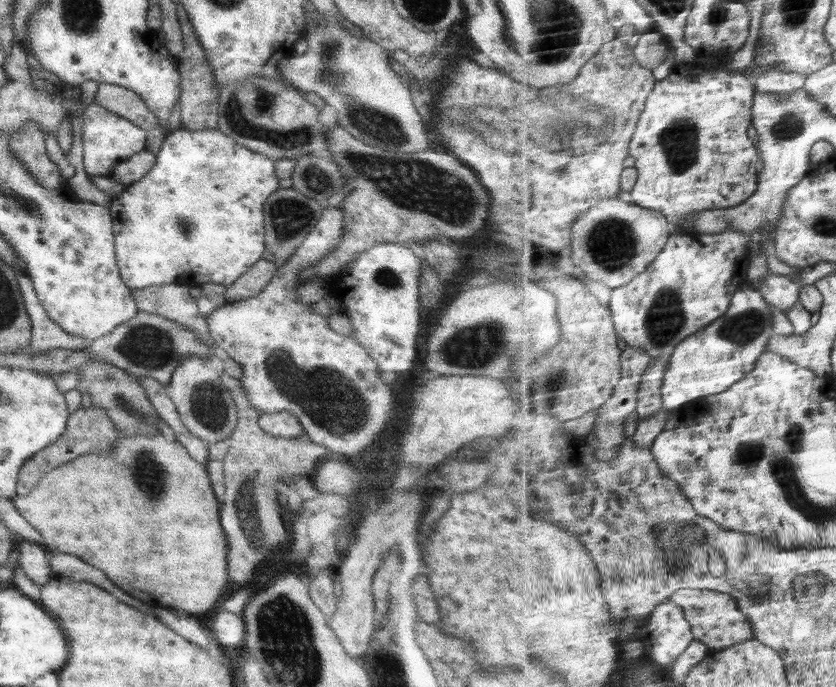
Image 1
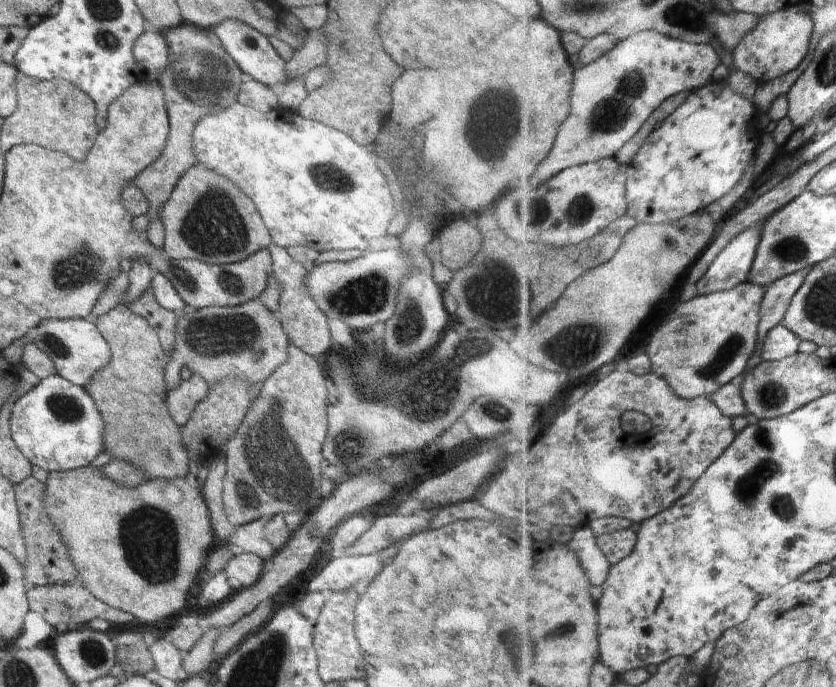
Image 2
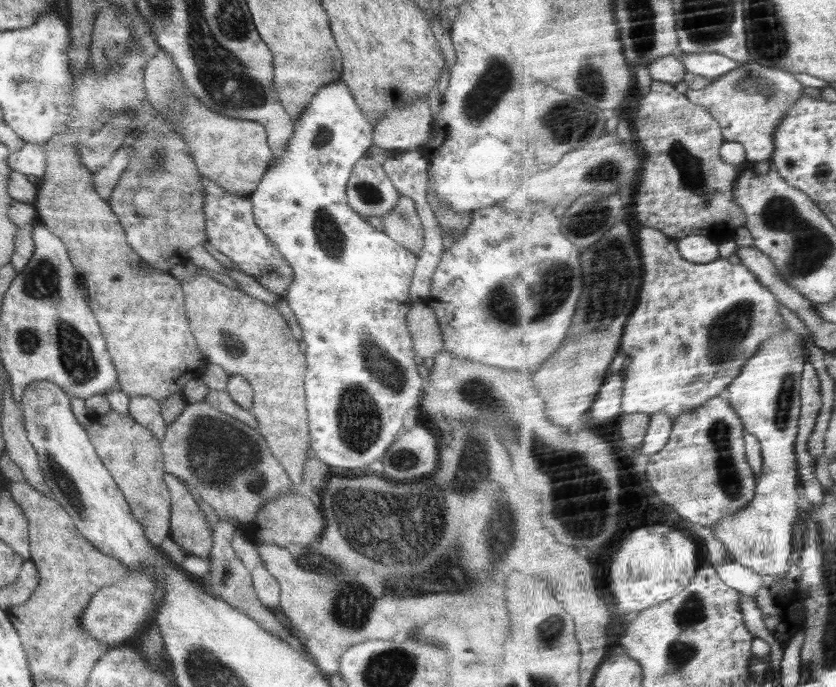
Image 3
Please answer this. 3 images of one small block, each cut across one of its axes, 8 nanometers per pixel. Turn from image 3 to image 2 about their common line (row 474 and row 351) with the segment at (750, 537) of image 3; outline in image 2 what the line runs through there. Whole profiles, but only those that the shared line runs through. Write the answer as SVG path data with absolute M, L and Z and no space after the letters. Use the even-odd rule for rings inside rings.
M784 323L773 328L764 343L762 360L779 361L795 354L800 350L802 339Z

